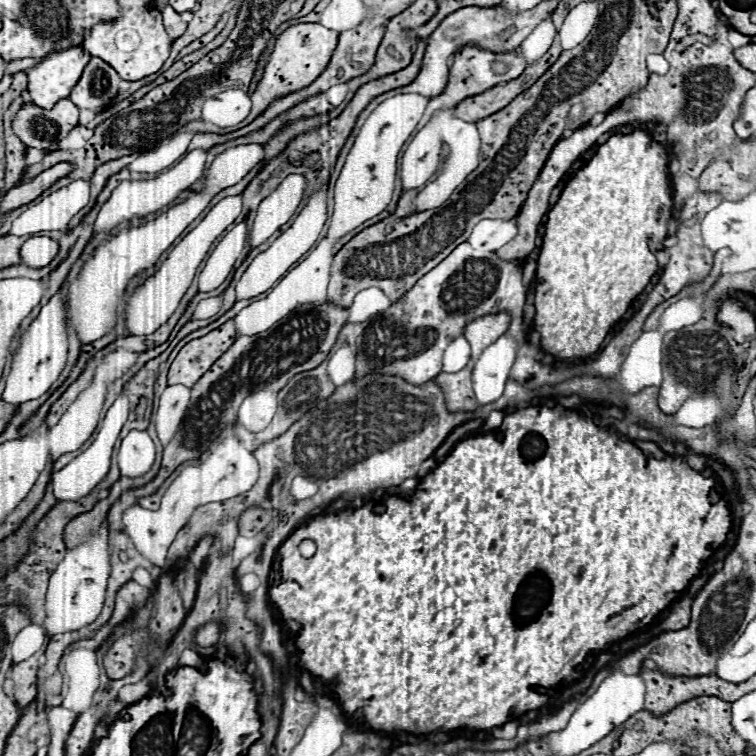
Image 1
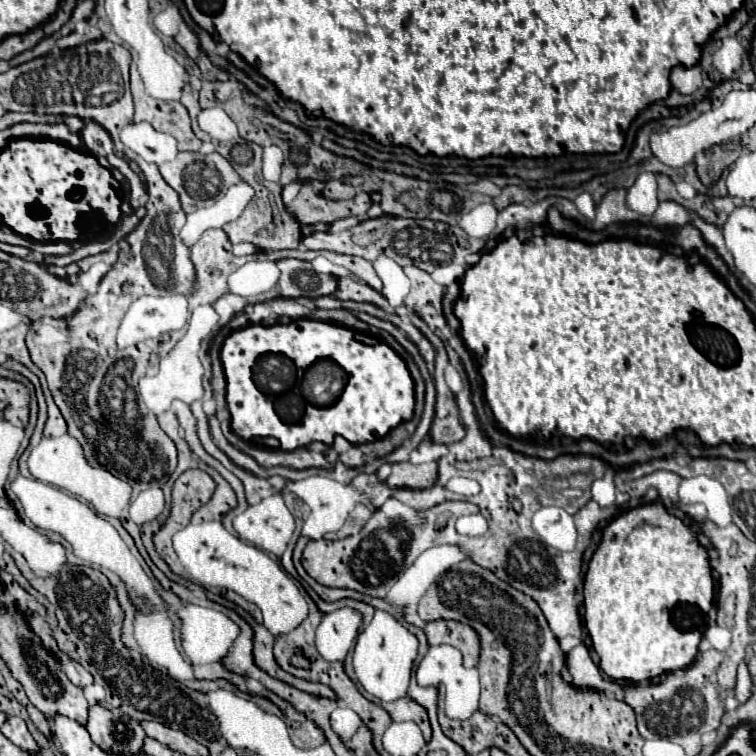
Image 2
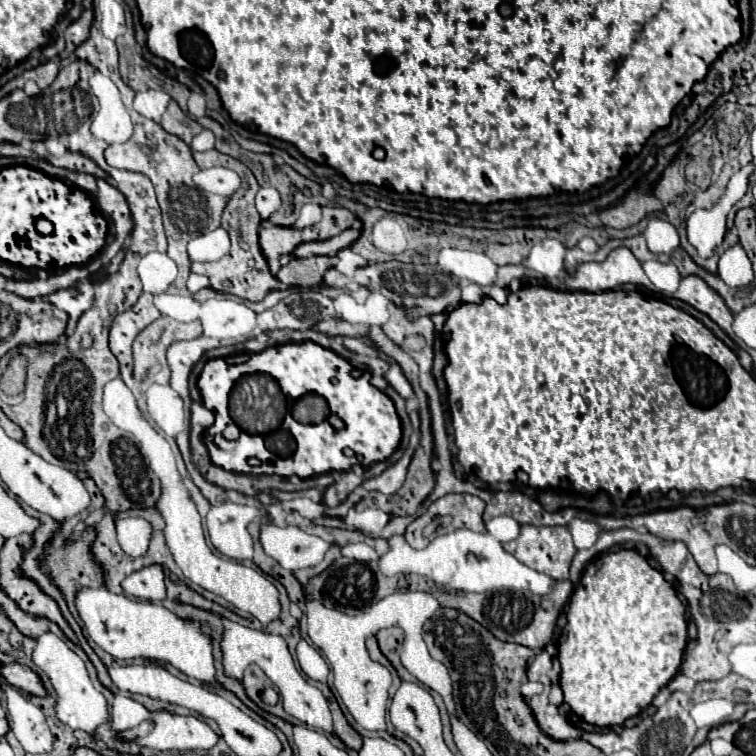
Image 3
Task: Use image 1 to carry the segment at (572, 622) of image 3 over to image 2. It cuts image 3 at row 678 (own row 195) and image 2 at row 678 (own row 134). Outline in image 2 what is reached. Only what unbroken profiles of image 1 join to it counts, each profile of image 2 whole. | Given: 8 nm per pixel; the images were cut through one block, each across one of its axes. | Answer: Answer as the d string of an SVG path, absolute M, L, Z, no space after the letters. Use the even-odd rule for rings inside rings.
M652 504L652 506L638 506L634 510L628 510L626 514L618 516L616 520L612 520L604 532L602 532L602 540L598 544L598 550L594 552L594 556L590 558L588 564L588 572L584 578L584 626L590 634L592 640L592 648L596 650L596 654L600 656L600 670L612 678L612 680L630 680L630 682L644 682L644 680L652 680L654 676L666 674L666 672L674 672L678 668L688 668L696 654L698 654L698 644L700 638L706 632L708 626L708 612L714 604L714 582L712 582L712 570L708 564L708 554L706 550L698 544L694 532L676 516L670 516L662 504Z

